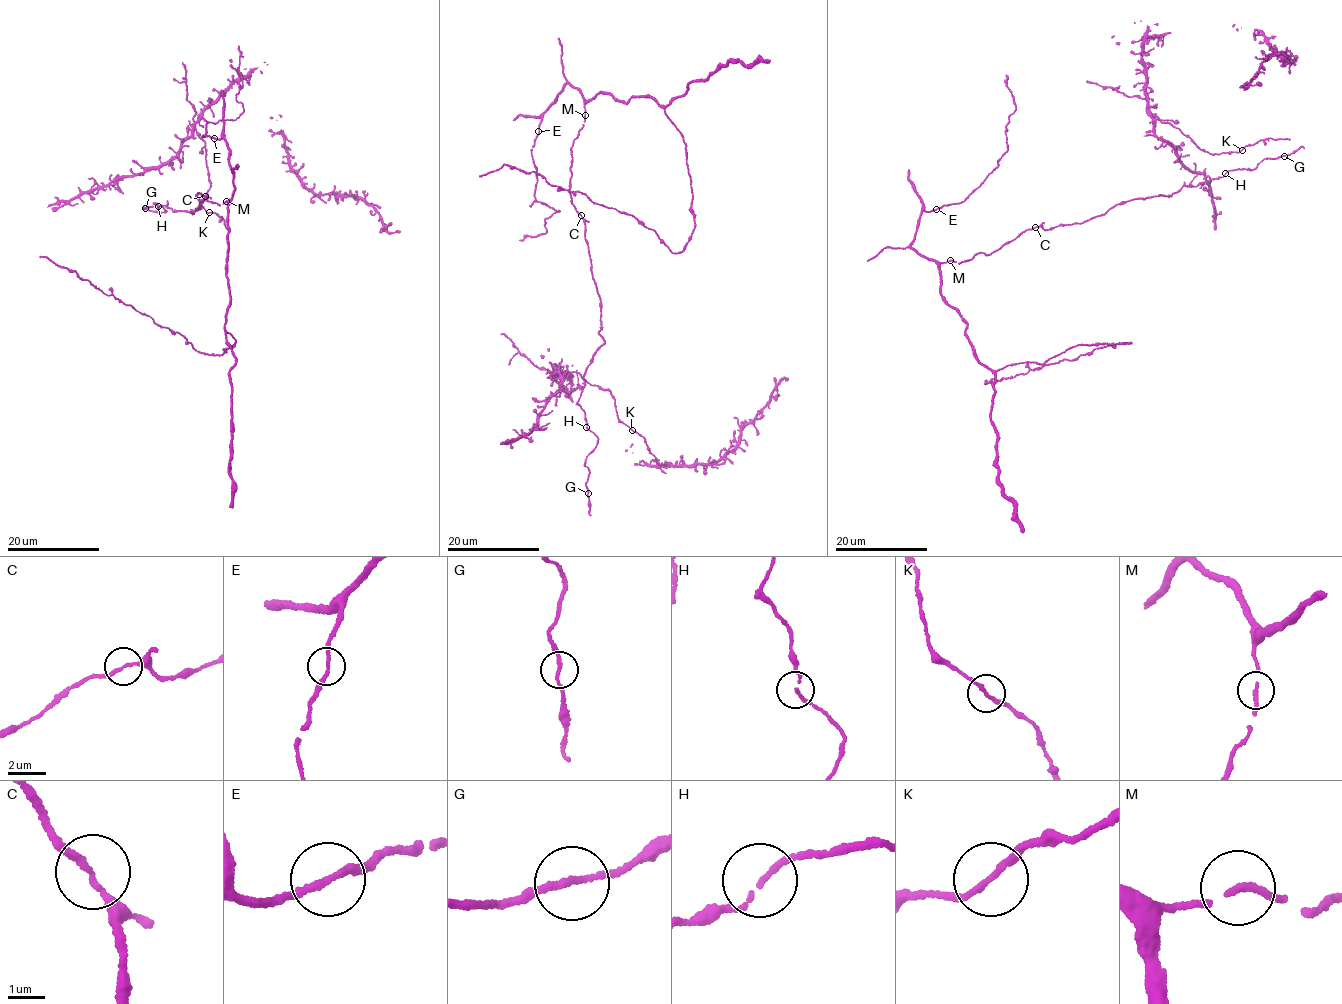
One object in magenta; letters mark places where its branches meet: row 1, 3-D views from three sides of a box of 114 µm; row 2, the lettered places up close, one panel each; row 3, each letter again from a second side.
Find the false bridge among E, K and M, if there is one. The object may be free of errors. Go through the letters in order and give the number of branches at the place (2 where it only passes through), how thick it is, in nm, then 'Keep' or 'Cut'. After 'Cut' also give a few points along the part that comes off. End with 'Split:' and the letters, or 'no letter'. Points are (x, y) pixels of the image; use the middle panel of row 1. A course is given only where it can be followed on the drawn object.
E: Branches: 2. Thickness 170 nm. Keep
K: Branches: 2. Thickness 150 nm. Keep
M: Branches: 2. Thickness 150 nm. Keep
Split: no letter

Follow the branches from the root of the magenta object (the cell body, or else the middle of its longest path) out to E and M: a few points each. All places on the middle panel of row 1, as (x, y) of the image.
E: (585, 227), (569, 190), (571, 148), (585, 120), (581, 91), (565, 85), (542, 115), (539, 131)
M: (585, 227), (584, 219), (573, 205), (569, 190), (571, 148), (584, 125), (585, 116)

